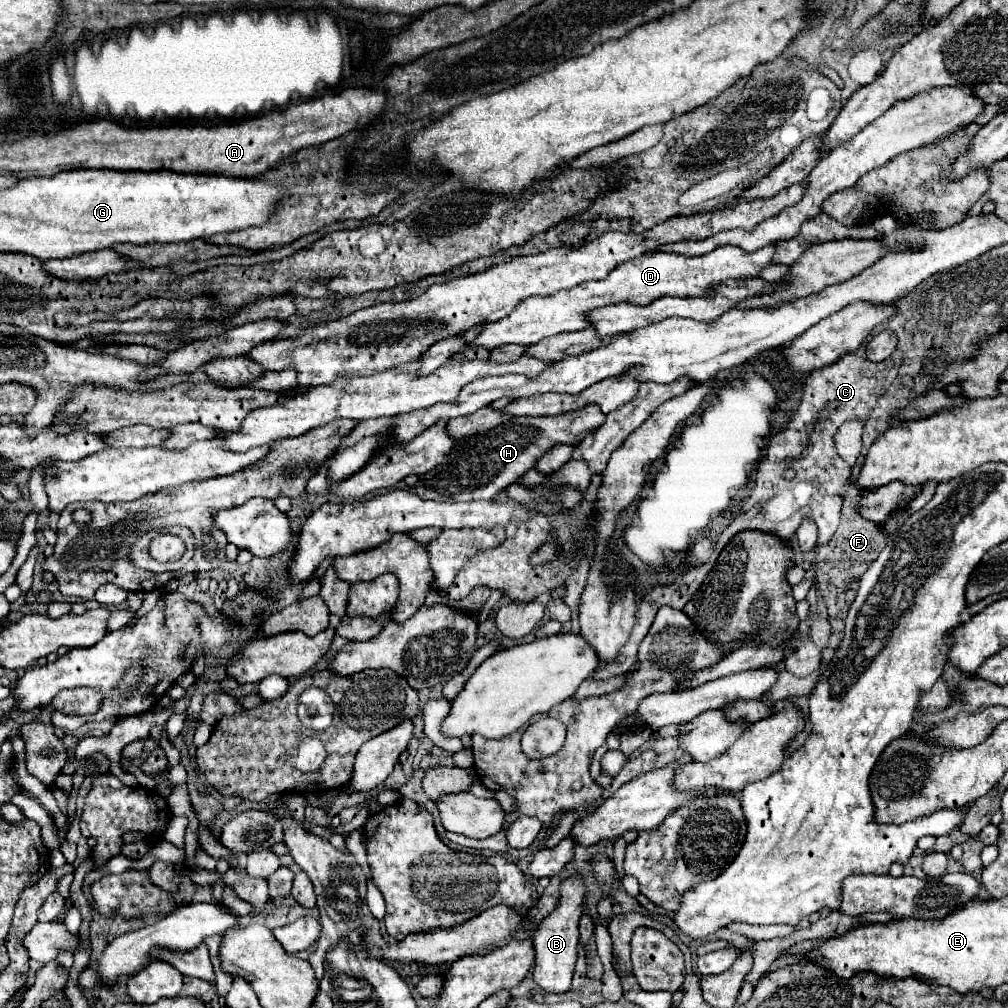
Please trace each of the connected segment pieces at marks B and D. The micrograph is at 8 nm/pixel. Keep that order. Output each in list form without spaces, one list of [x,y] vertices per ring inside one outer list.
[[[575,874],[559,884],[559,902],[555,910],[541,922],[539,930],[533,936],[535,946],[535,972],[533,980],[547,992],[567,992],[571,988],[571,976],[577,960],[577,942],[579,942],[579,918],[585,904],[585,884],[583,876]]]
[[[769,244],[755,252],[739,250],[737,246],[719,246],[715,252],[695,256],[695,258],[683,258],[681,254],[667,254],[667,252],[655,252],[655,254],[643,254],[631,262],[625,262],[623,266],[617,266],[607,278],[603,280],[591,280],[575,286],[573,290],[563,290],[551,296],[531,296],[519,302],[515,310],[491,324],[485,324],[481,332],[469,342],[469,346],[483,346],[487,350],[503,348],[505,344],[519,344],[519,346],[531,346],[541,342],[543,338],[561,334],[561,332],[573,332],[587,328],[587,310],[593,310],[595,306],[609,306],[615,302],[631,302],[631,304],[651,304],[653,300],[661,296],[703,296],[713,286],[729,280],[729,278],[757,278],[759,270],[771,264],[771,254],[775,252],[775,244]]]

